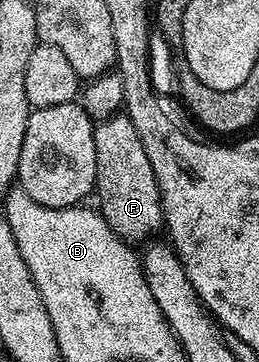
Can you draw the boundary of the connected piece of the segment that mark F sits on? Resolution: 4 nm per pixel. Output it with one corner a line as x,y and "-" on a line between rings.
125,114
97,121
94,125
94,141
96,142
94,187
96,196
102,199
101,214
120,239
131,246
138,246
138,243
141,245
149,241
153,237
150,235
157,228
161,229
164,224
160,186
156,182
152,162
148,162
148,154
144,154
144,142
140,142
136,126
132,126
132,122

